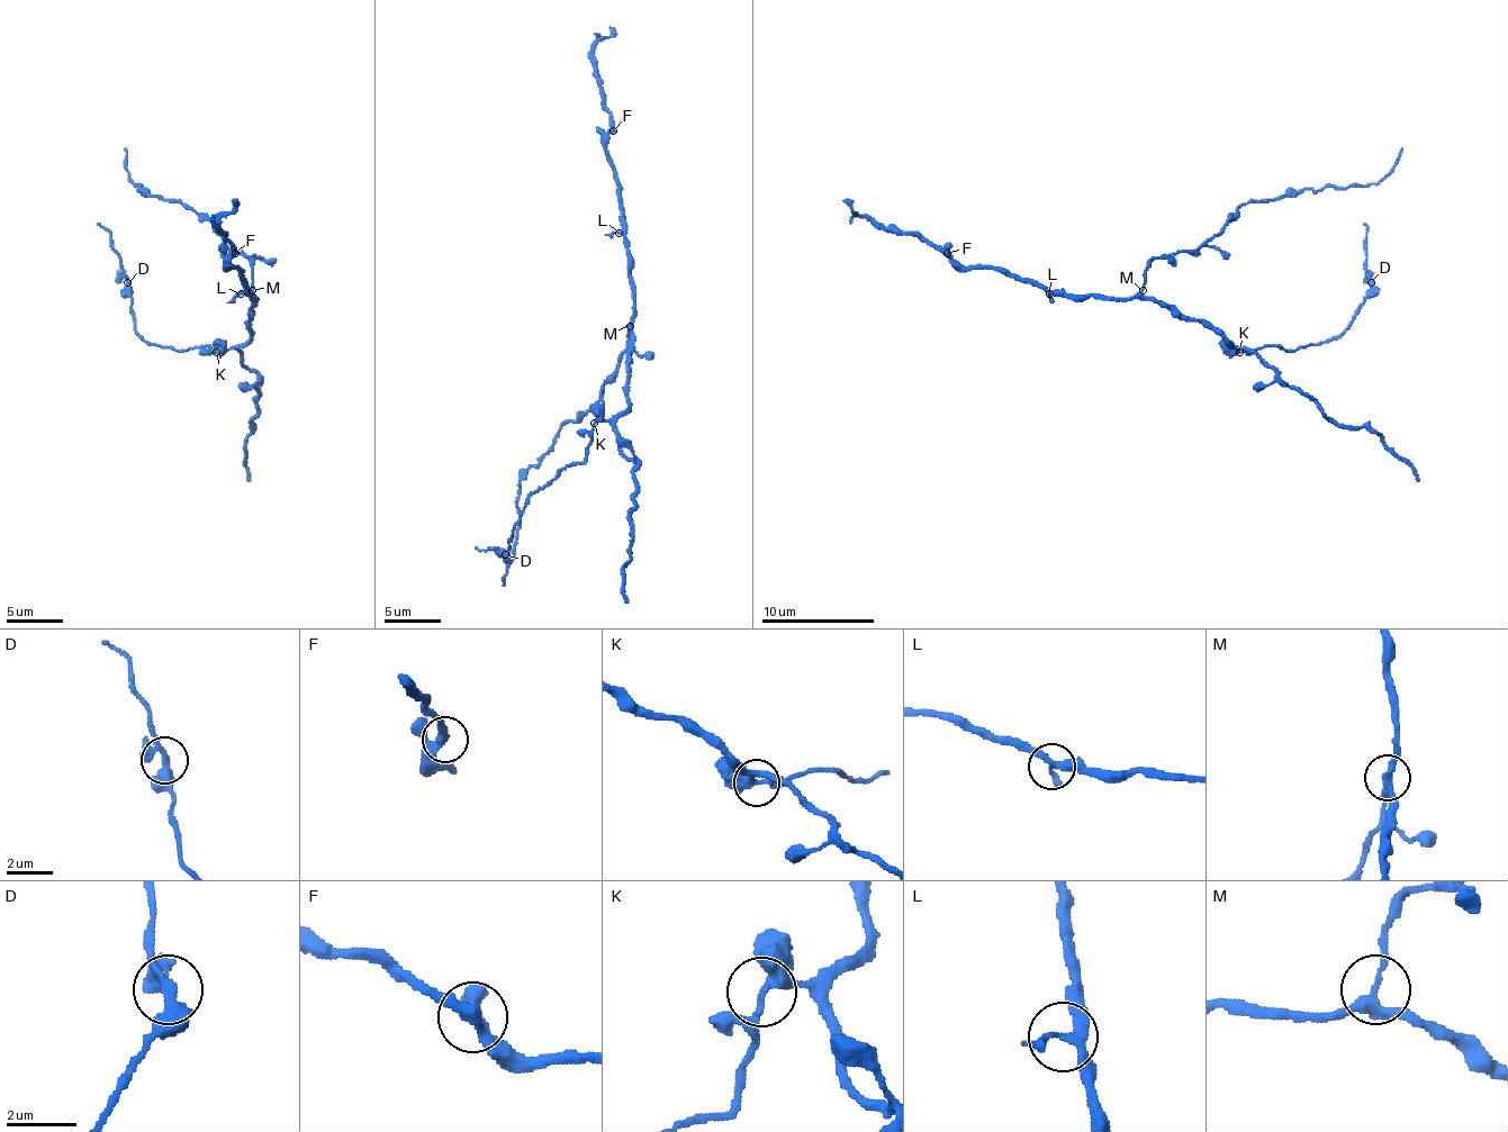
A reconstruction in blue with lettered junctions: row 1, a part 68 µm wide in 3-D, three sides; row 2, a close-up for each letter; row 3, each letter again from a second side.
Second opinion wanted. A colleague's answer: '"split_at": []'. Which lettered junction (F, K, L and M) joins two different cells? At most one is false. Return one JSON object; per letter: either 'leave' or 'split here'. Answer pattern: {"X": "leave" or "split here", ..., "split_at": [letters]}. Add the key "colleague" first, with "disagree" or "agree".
{"colleague": "disagree", "F": "leave", "K": "split here", "L": "leave", "M": "leave", "split_at": ["K"]}

